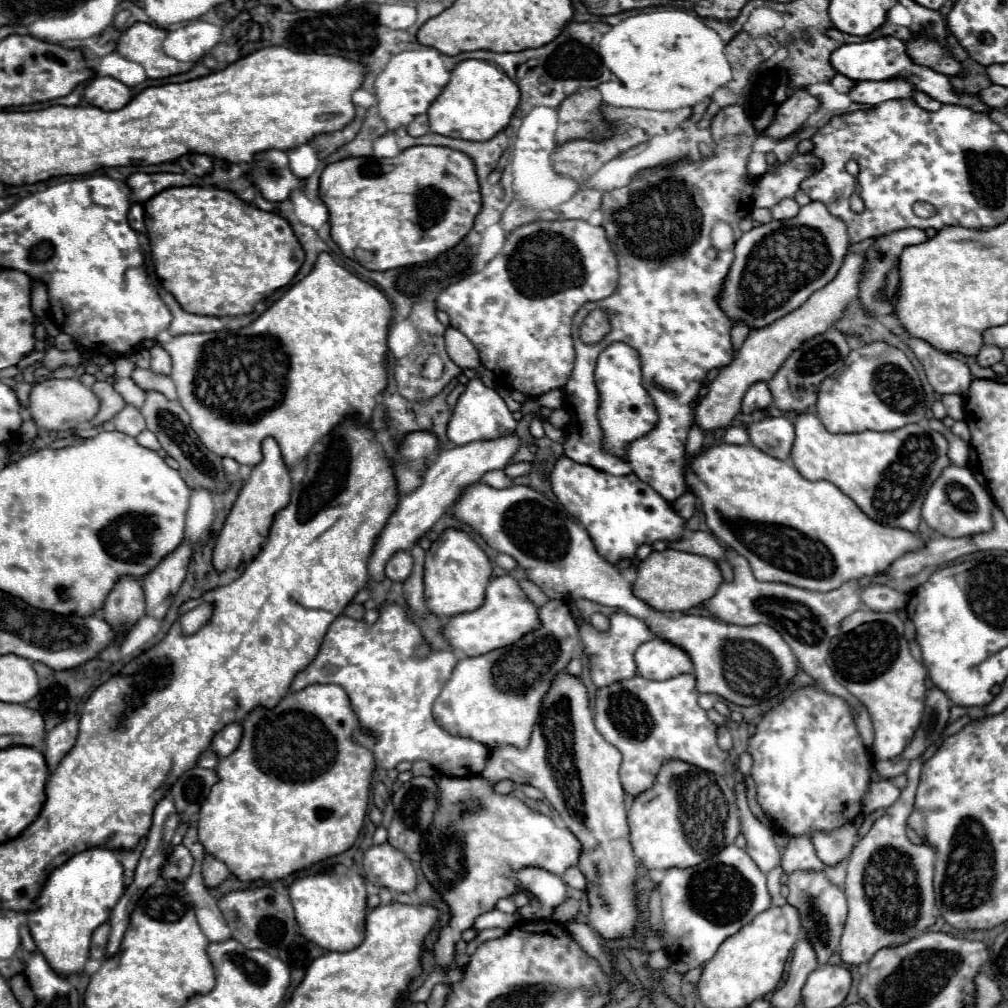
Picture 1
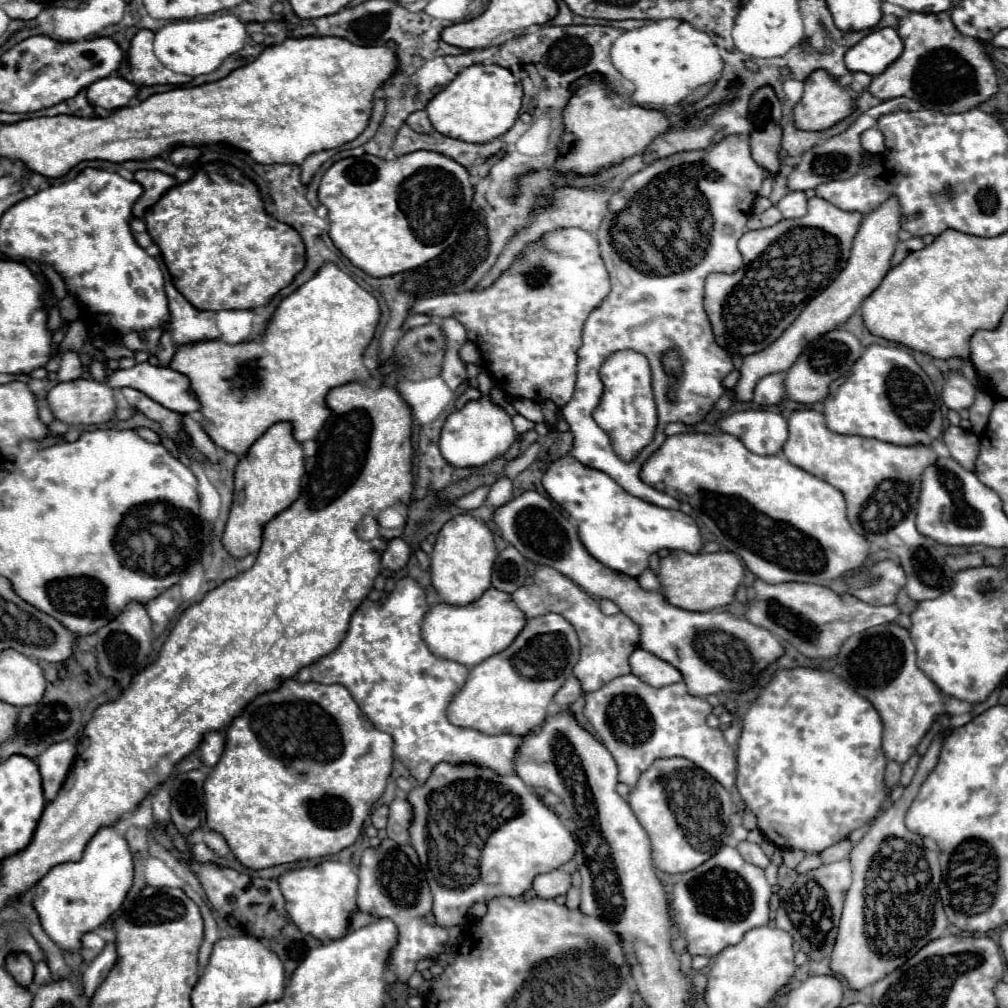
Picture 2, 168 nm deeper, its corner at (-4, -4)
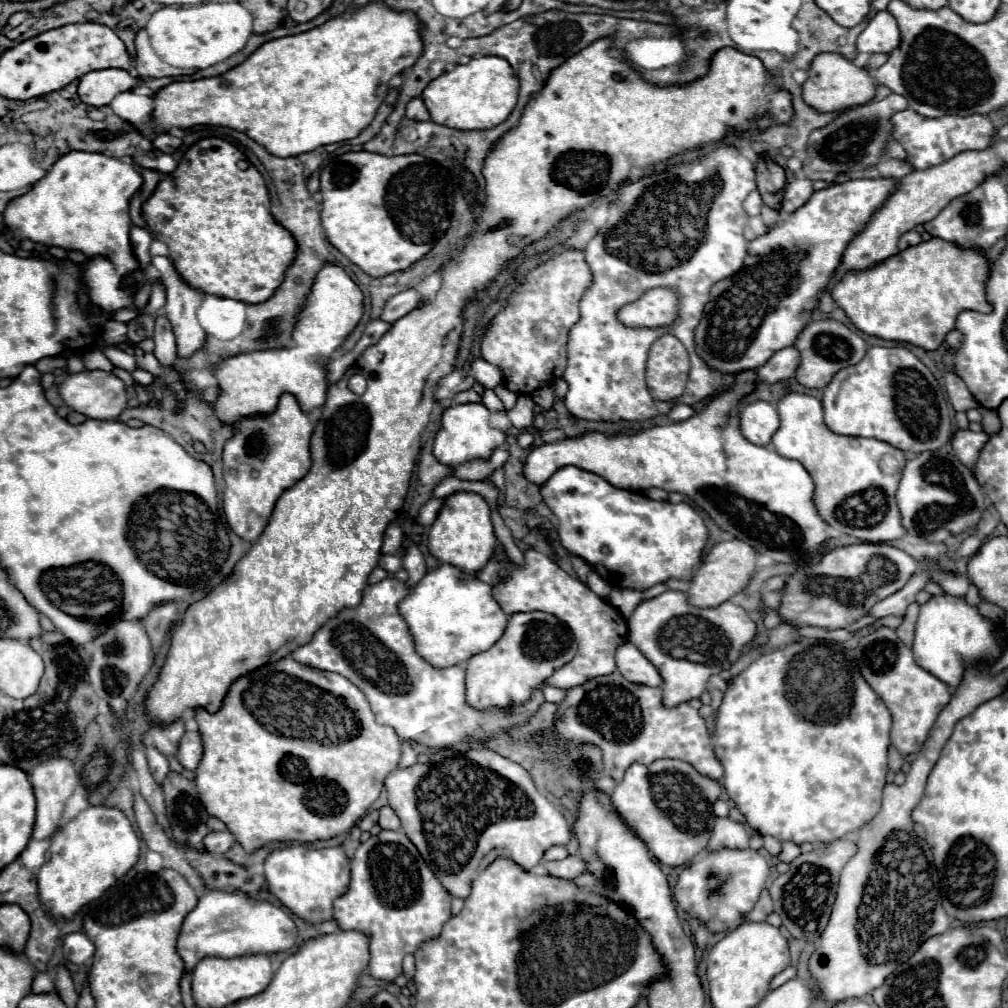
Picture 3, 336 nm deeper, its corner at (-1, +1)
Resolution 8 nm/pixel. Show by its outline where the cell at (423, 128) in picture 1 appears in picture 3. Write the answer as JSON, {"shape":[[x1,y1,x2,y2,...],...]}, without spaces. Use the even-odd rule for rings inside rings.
{"shape":[[414,98,414,100,408,102,406,118,410,118,410,120,428,120,428,118,430,118,430,112,428,112,428,108,424,106,422,98]]}

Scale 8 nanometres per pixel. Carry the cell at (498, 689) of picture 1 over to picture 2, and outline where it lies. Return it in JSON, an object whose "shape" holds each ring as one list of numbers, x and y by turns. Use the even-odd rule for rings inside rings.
{"shape":[[547,613,529,619,505,651,469,669,465,685,447,707,447,717,457,727,475,729,485,735,511,733,525,737,545,721,555,693,573,673,577,659,579,637,565,617]]}

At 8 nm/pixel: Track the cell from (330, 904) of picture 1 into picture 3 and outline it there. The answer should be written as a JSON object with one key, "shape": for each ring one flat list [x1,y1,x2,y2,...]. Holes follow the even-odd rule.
{"shape":[[292,844,278,850,272,850,264,860,264,876,268,890,306,922,324,922,332,920,332,900,348,888,350,870,346,870,346,854,342,848,322,848,314,850,304,844]]}

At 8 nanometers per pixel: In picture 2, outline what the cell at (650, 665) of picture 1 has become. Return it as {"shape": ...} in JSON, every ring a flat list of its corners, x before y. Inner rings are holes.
{"shape":[[635,649,635,653,631,653,631,671,651,687,665,687,683,681,679,669,645,649]]}

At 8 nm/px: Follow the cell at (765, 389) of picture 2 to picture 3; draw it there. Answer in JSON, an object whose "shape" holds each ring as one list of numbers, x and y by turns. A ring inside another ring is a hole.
{"shape":[[790,346,774,352,772,358,756,370,756,374,758,374,758,380,772,384,772,382,792,378,798,366,800,366,800,352,794,346]]}

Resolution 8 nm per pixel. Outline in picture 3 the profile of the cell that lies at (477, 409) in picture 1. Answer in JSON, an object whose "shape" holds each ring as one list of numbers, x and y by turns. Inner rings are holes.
{"shape":[[460,404,448,408,442,416,442,428,434,440,434,458,444,466,456,466,474,458,488,458,506,440,504,432,490,426,488,416,490,412,484,404]]}

